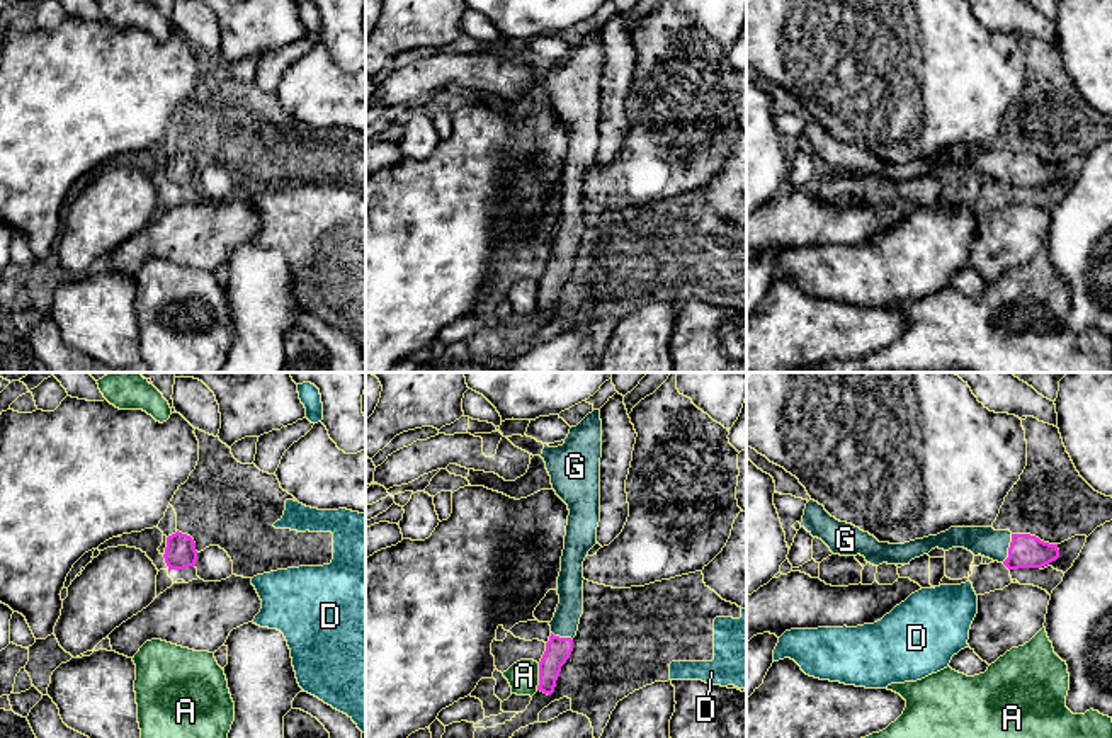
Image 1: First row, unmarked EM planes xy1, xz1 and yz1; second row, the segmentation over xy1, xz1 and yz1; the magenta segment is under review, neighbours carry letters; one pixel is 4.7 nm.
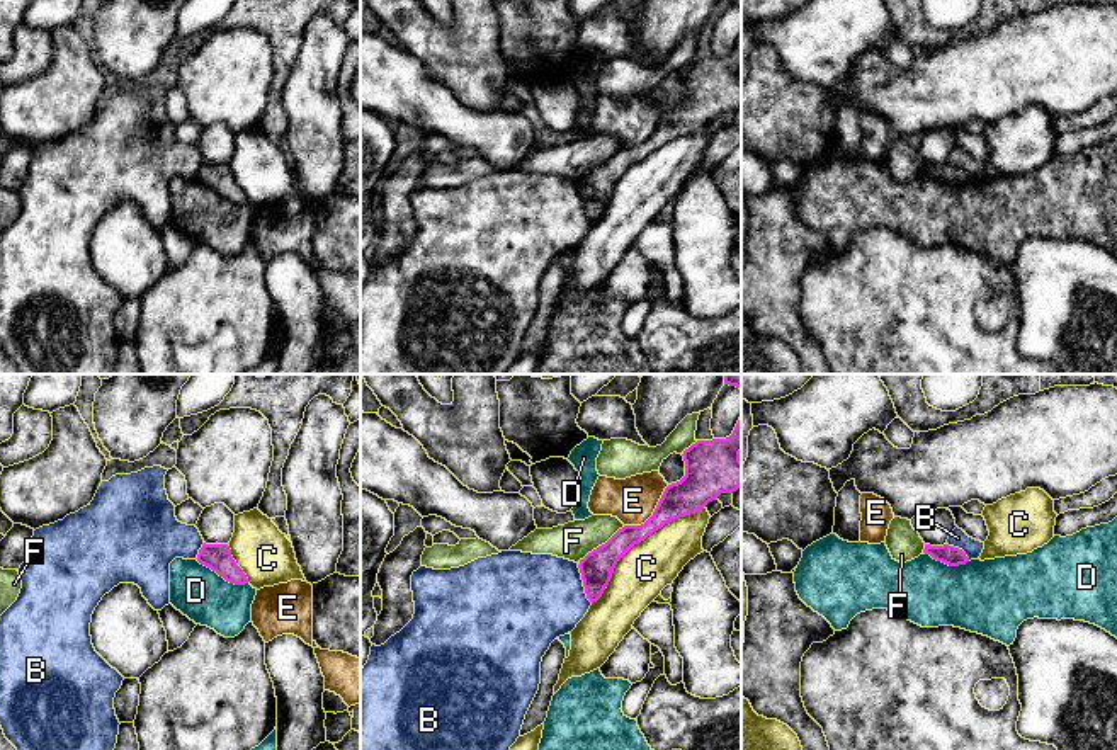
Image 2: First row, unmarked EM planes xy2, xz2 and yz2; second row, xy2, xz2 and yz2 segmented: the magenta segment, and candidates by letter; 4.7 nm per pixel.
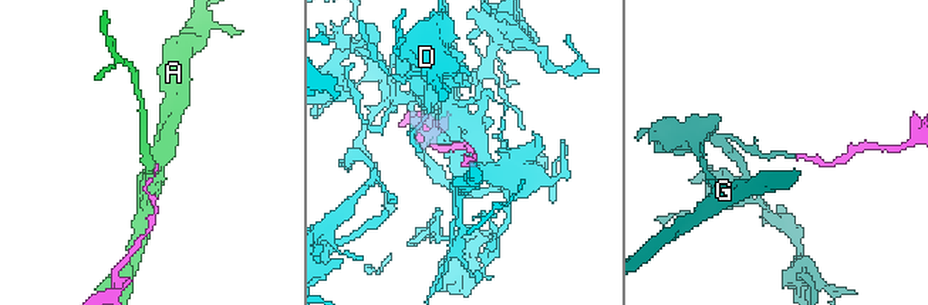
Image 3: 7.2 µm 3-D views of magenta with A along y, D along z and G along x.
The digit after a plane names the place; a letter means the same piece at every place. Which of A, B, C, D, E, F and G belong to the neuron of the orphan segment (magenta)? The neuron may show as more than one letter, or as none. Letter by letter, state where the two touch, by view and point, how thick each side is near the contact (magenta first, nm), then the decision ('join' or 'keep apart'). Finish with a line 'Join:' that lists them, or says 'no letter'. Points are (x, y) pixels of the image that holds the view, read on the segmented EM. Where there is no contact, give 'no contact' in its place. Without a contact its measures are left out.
A: xz1 (539, 677) | 120/140 nm | keep apart
B: xz2 (584, 584) | 160/420 nm | keep apart
C: xz2 (648, 534) | 170/240 nm | keep apart
D: xy2 (221, 575) | 130/240 nm | keep apart
E: xz2 (653, 514) | 170/220 nm | keep apart
F: xz2 (602, 545) | 160/180 nm | keep apart
G: yz1 (1009, 548) | 160/140 nm | join
Join: G

